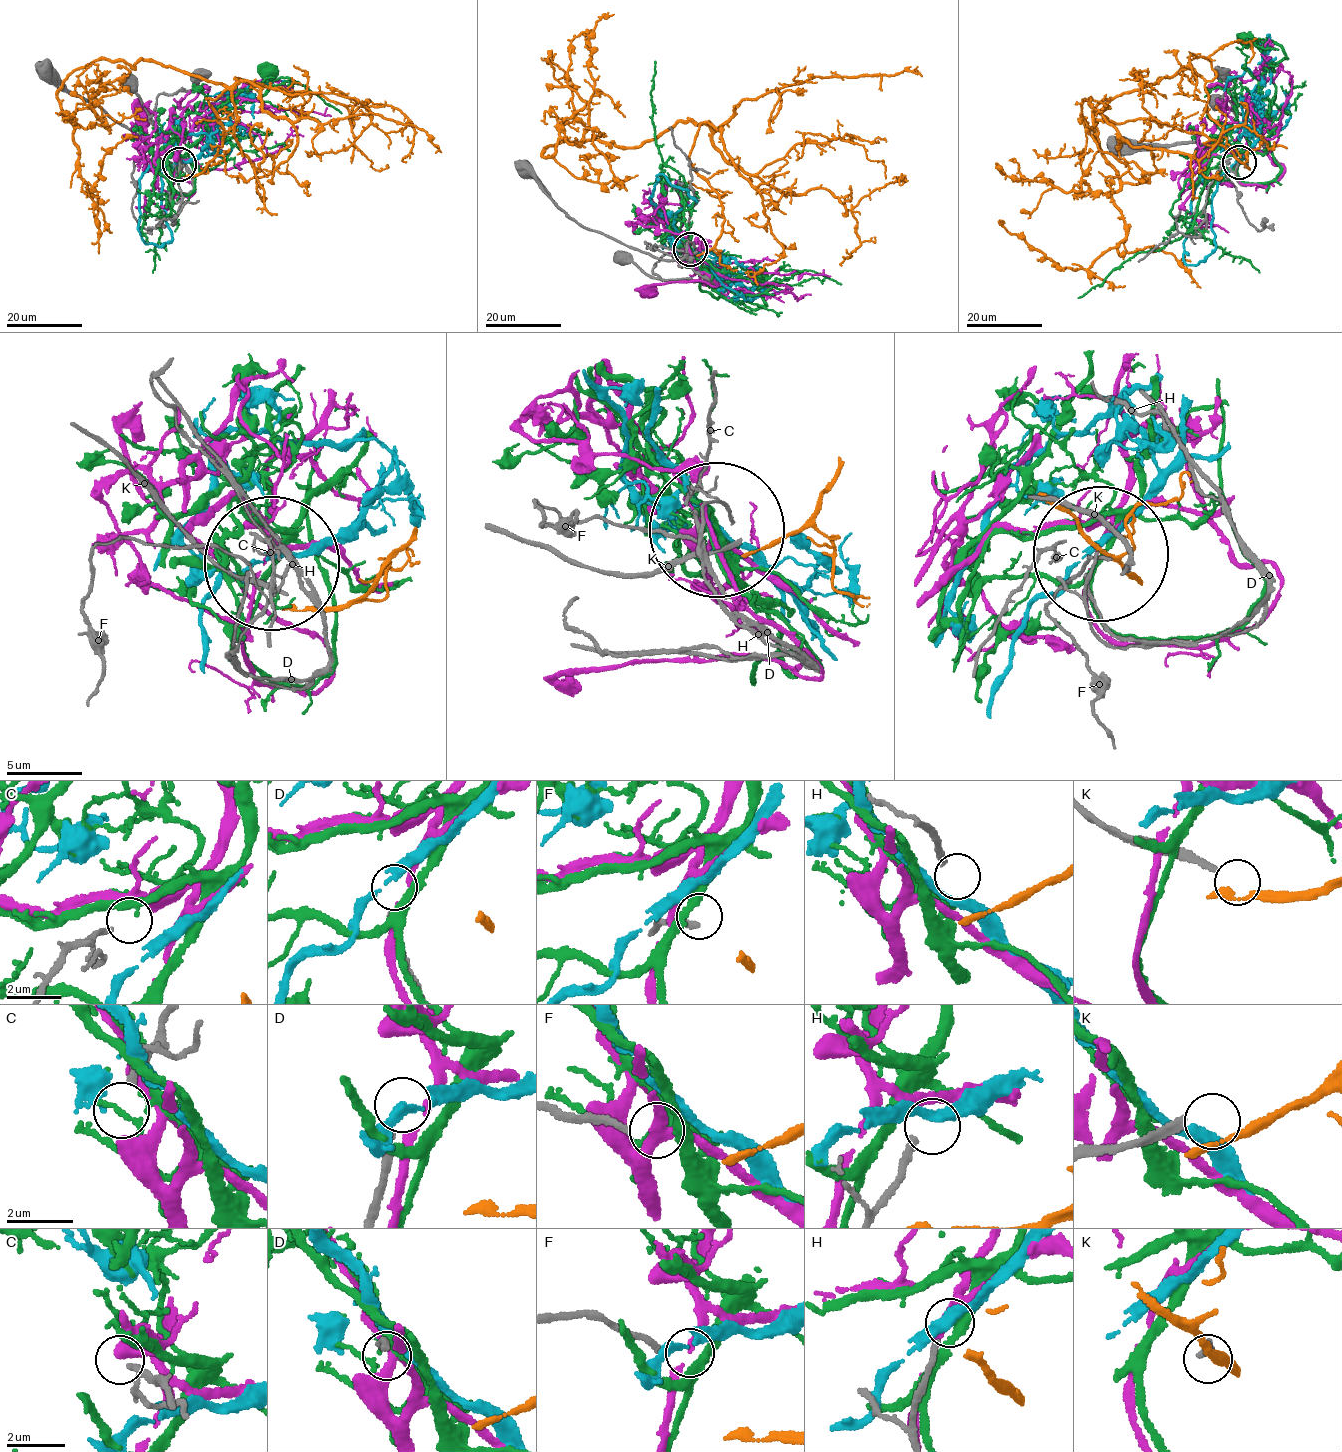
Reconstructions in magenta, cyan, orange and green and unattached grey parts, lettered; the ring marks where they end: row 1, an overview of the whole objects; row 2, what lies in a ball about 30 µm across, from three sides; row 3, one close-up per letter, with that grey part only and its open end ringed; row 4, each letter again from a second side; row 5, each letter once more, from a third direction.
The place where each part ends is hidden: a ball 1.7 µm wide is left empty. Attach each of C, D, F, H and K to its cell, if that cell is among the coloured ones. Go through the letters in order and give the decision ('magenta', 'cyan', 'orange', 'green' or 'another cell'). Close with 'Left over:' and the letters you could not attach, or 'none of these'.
C: magenta
D: another cell
F: another cell
H: cyan
K: another cell
Left over: D, F, K

